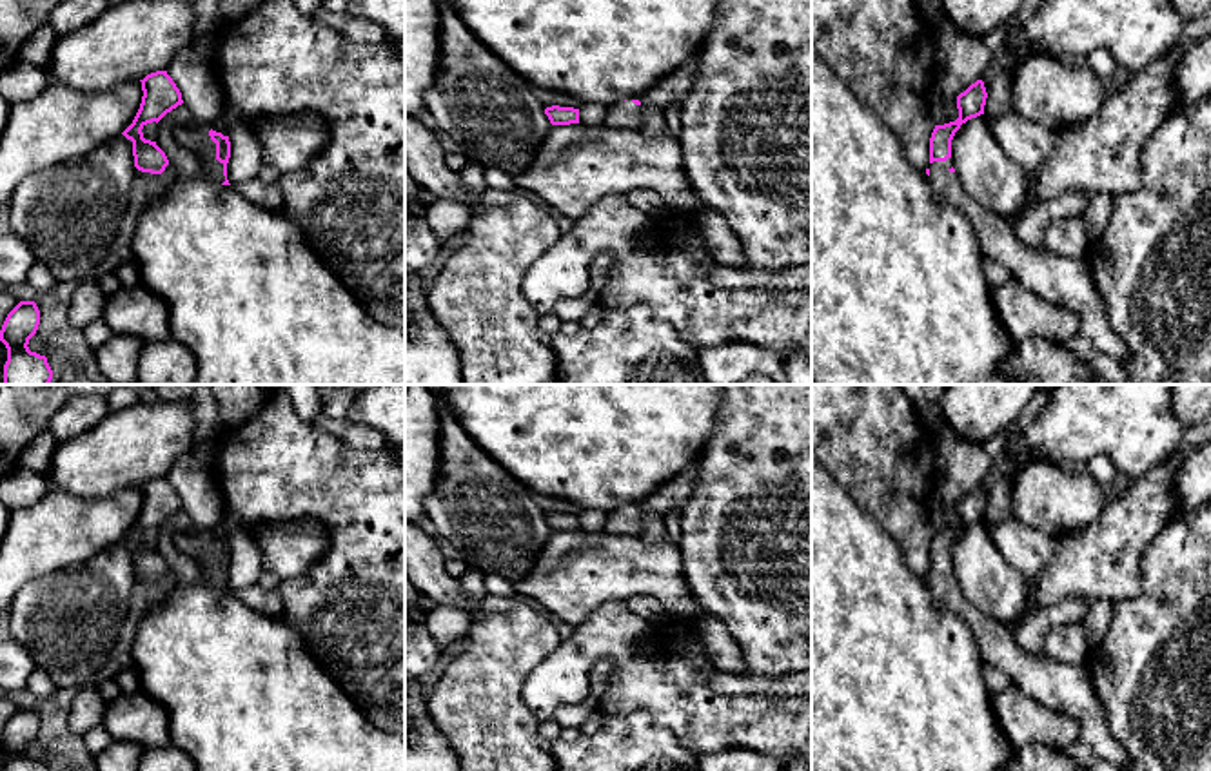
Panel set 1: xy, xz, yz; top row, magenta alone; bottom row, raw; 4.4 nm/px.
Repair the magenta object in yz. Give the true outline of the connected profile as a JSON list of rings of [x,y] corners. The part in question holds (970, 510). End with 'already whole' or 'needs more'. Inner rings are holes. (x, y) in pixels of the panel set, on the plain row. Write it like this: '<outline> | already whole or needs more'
[[[982,486],[971,490],[957,503],[959,524],[935,532],[930,544],[930,582],[933,593],[944,602],[973,635],[984,664],[1000,669],[1013,686],[1039,704],[1062,713],[1080,727],[1080,740],[1115,767],[1127,766],[1124,747],[1115,740],[1104,708],[1093,689],[1086,664],[1066,664],[1040,653],[1024,651],[1013,626],[1006,626],[970,604],[951,570],[951,546],[971,524],[984,521],[986,493]]] | needs more

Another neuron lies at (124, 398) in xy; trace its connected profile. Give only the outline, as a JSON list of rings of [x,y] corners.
[[[129,388],[114,390],[105,397],[109,412],[129,408],[140,401],[140,394]]]

